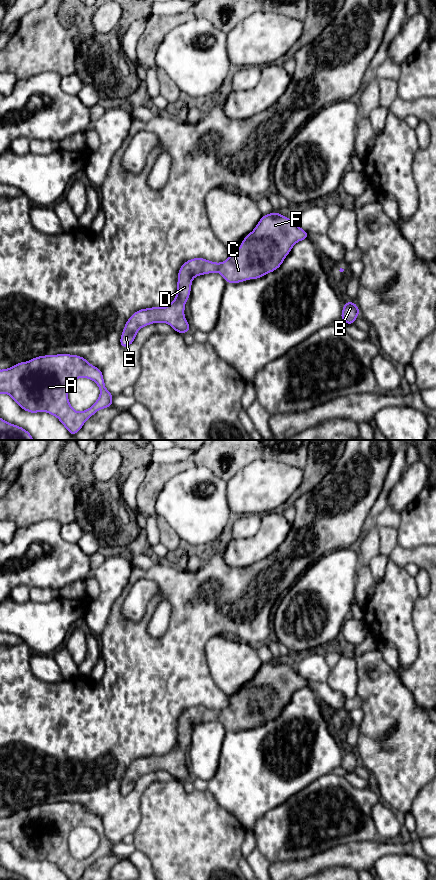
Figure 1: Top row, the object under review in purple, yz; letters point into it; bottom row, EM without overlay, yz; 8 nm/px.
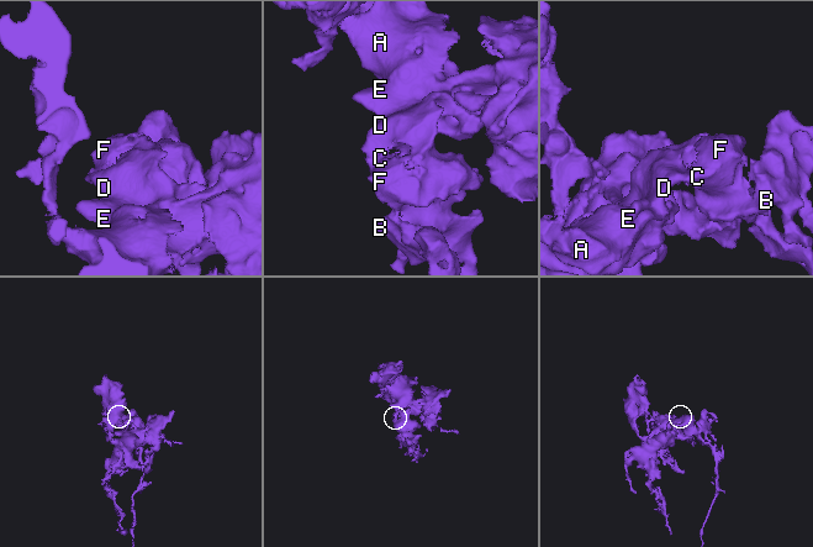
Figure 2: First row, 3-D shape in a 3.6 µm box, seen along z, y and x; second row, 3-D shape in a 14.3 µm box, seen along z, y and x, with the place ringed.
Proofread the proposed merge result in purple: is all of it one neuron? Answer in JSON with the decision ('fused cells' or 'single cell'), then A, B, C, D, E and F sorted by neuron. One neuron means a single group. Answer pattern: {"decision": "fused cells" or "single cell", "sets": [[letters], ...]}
{"decision": "single cell", "sets": [["A", "B", "C", "D", "E", "F"]]}

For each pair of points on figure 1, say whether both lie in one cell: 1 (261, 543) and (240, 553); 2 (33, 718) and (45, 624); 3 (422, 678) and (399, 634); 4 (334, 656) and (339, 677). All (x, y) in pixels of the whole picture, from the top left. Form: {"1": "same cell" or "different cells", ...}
{"1": "same cell", "2": "different cells", "3": "different cells", "4": "different cells"}

